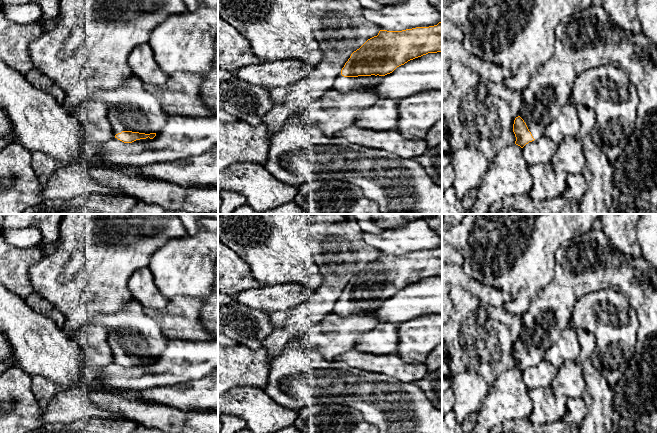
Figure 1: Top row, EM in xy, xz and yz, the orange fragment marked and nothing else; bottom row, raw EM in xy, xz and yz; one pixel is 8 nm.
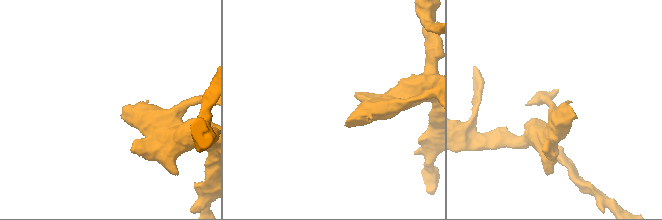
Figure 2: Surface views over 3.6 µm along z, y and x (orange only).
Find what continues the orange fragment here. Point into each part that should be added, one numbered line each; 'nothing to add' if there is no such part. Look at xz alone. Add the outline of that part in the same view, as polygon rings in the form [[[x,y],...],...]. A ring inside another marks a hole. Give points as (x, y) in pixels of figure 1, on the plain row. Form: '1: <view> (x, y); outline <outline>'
1: xz (342, 308); outline [[[339,299],[333,308],[332,314],[339,317],[349,317],[354,315],[368,315],[373,309],[380,306],[383,300],[358,300],[344,301]]]

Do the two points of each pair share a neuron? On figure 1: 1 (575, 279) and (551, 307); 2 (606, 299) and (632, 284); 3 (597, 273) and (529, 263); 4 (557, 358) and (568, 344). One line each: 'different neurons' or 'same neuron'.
1: same neuron
2: different neurons
3: different neurons
4: same neuron

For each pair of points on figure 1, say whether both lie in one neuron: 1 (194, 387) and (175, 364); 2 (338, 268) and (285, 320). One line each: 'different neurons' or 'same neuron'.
1: different neurons
2: same neuron

